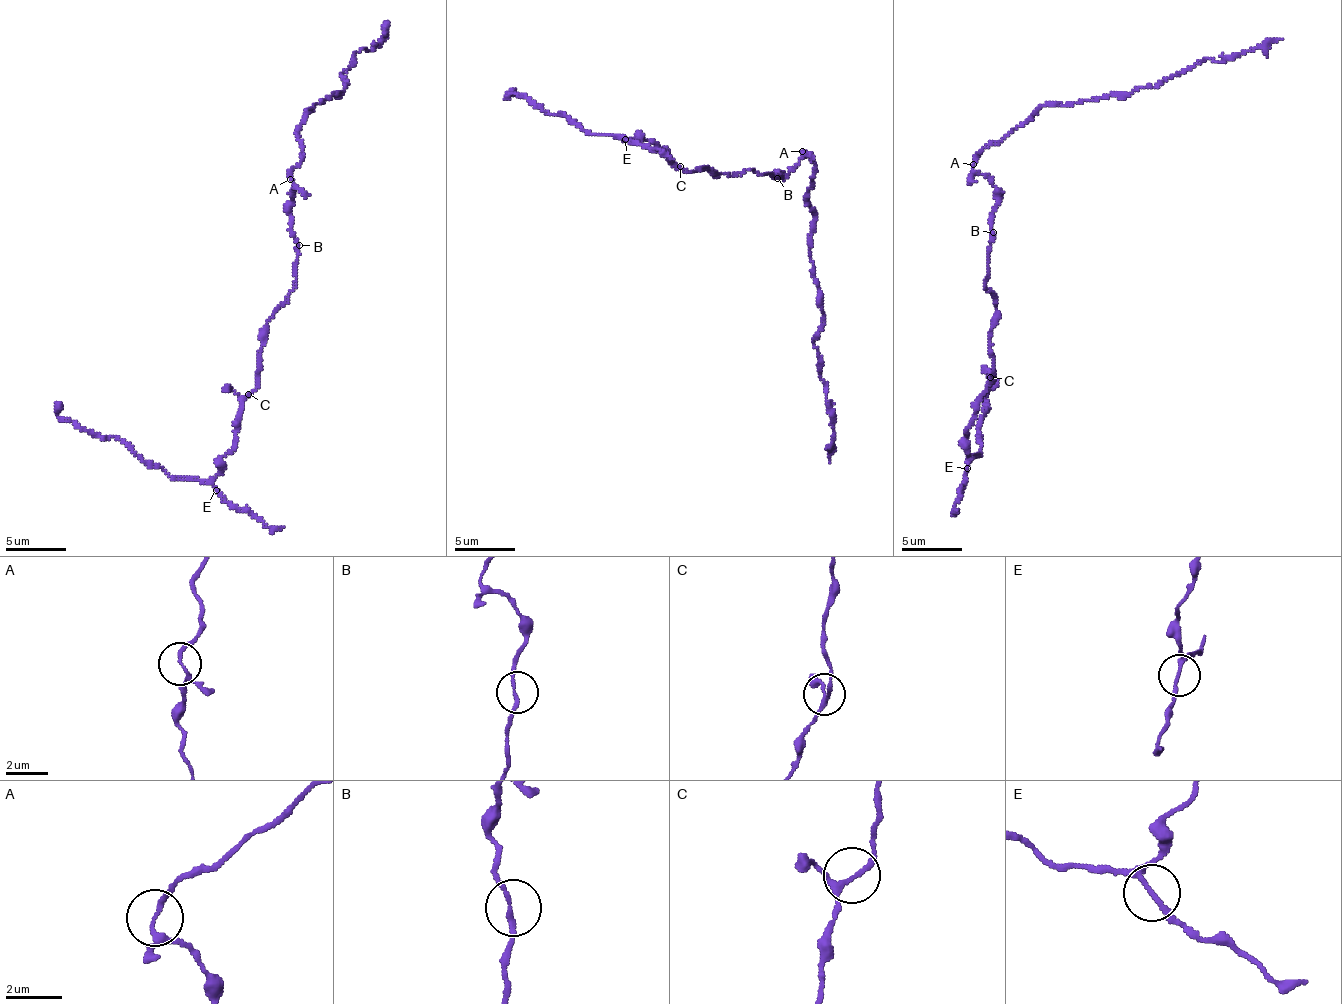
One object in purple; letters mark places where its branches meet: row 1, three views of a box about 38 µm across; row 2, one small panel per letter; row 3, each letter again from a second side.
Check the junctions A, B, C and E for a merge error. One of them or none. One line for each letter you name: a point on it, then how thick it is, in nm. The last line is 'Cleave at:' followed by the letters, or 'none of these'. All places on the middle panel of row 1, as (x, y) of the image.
Cleave at: none of these

